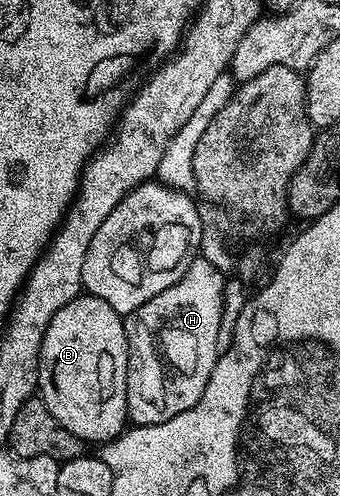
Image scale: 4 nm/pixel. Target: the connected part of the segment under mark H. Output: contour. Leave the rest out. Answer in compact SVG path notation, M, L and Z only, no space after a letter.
M202 256L194 257L171 288L163 288L159 296L151 296L147 304L125 318L129 345L127 408L133 426L171 420L203 396L222 349L219 324L223 320L226 281L226 275L214 264Z

